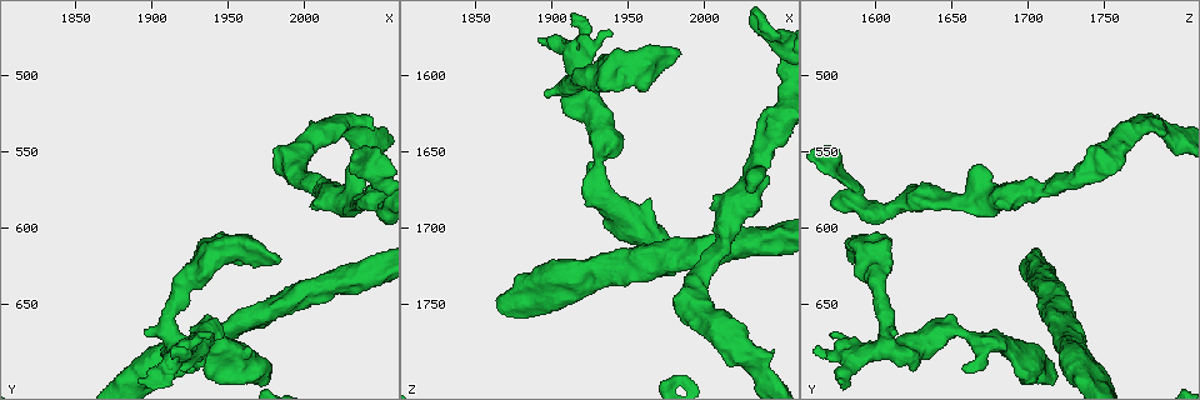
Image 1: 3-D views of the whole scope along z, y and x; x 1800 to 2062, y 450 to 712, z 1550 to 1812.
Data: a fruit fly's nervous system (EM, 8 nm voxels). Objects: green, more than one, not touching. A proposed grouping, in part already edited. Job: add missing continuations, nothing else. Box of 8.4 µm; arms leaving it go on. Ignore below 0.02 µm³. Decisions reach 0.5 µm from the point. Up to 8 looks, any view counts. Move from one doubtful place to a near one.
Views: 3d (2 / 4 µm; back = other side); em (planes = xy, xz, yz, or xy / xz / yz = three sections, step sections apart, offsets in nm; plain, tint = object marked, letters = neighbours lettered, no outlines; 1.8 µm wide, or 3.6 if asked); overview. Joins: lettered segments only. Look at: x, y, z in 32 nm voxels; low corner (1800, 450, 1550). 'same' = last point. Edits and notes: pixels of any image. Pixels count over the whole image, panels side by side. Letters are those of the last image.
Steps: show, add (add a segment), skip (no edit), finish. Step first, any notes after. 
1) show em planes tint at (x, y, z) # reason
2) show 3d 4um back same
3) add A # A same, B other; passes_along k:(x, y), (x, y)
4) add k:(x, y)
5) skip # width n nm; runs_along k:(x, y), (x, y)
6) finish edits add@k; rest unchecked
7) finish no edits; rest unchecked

show 3d 2um at (1926, 692, 1656) # an open end

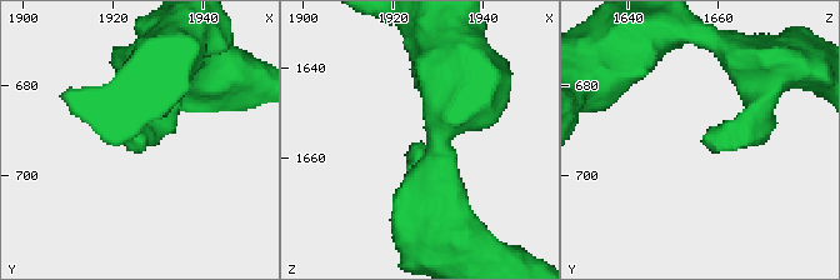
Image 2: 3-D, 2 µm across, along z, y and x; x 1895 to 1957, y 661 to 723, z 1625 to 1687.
show em planes letters at (1927, 691, 1657)

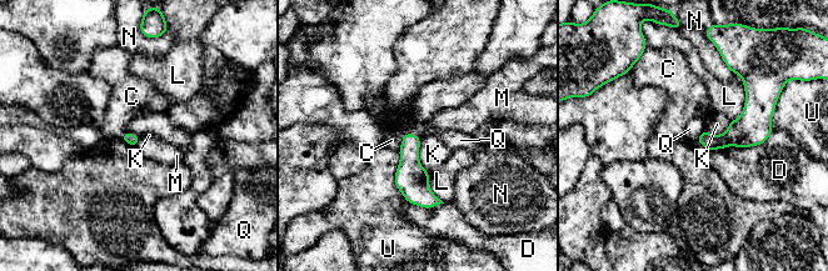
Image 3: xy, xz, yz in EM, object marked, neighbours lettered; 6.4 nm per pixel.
skip # C other, D other, K other, L other, M other, N other, Q other, U other; border 3:(403, 133), (413, 133), (420, 139); none of them fits

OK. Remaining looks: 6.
show 3d 2um at (1938, 668, 1572)

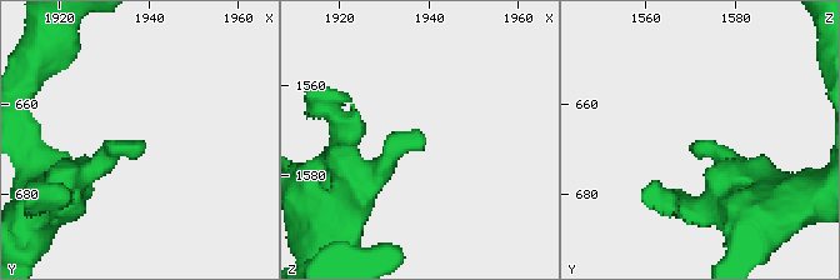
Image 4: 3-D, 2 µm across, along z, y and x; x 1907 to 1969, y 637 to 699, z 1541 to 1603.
show em 3.6um xy step 16 letters at (1939, 668, 1572) # need the tissue

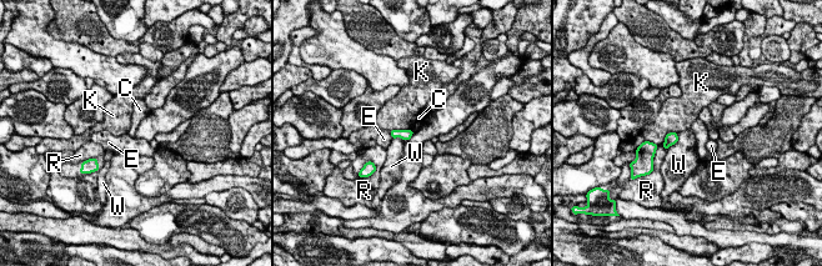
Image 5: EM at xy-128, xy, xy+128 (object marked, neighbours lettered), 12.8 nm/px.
show em 3.6um planes letters same # cut it another way

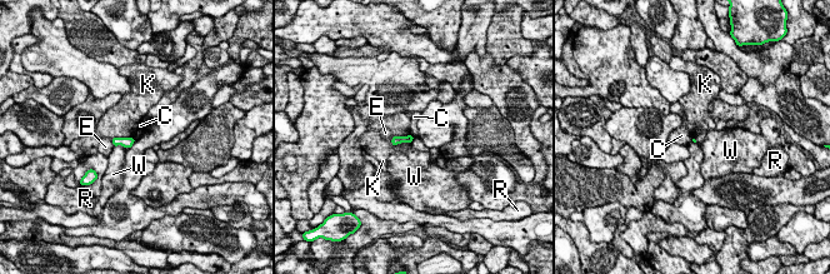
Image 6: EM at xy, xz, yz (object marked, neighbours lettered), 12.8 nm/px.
skip # longest_contact K 300 nm; C other, E other, K other, R other, W other; border 6:(410, 134), (395, 135), (390, 143); none of them fits

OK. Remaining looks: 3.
show 3d 4um at (1986, 622, 1586)

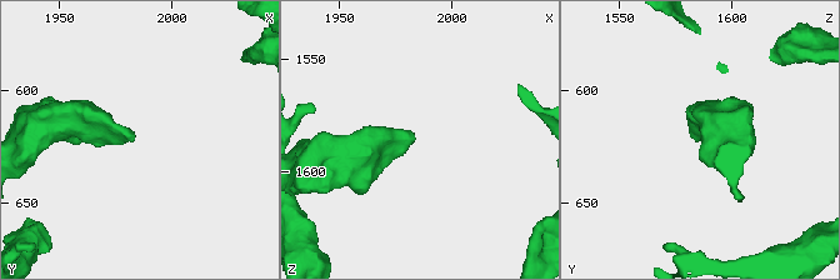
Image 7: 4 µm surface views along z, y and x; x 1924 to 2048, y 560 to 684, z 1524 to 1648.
show em xy step 8 letters at (1983, 622, 1584) # now the EM

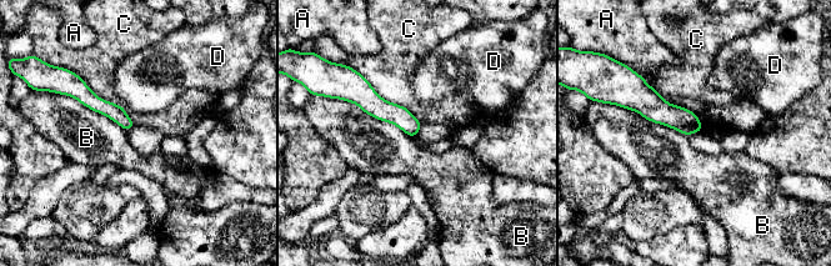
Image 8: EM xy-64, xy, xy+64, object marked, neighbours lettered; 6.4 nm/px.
show em planes letters same # another direction

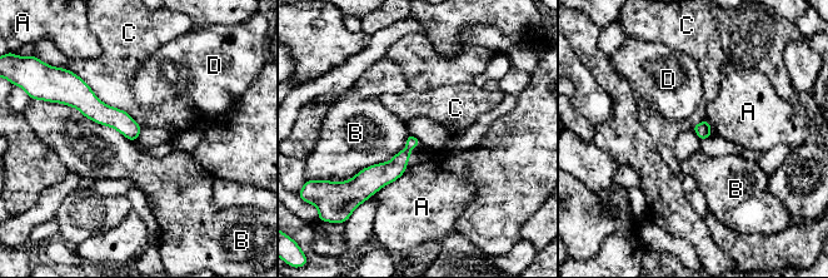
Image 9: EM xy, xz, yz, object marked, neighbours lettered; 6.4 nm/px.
skip # A other, B other, C other, D other; border 9:(409, 134), (390, 159), (343, 182); none of them fits

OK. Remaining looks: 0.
finish no edits; rest unchecked

